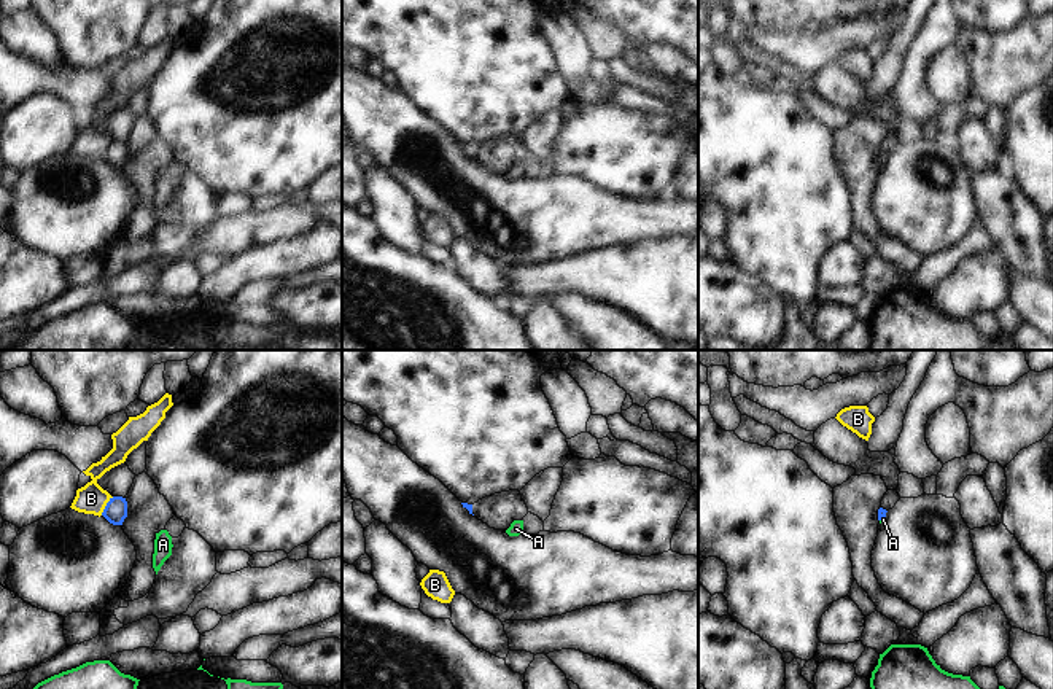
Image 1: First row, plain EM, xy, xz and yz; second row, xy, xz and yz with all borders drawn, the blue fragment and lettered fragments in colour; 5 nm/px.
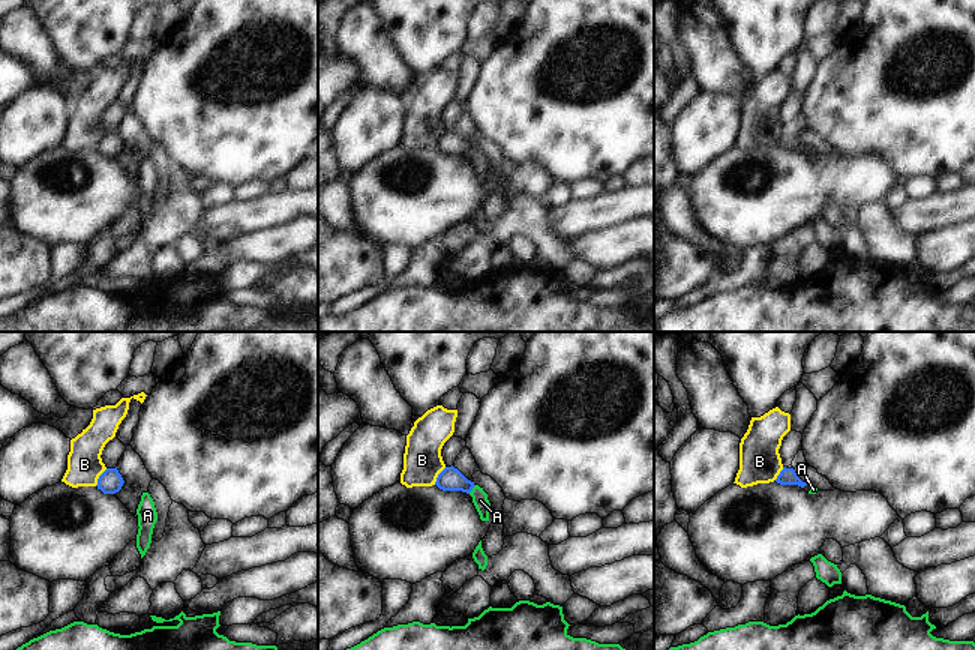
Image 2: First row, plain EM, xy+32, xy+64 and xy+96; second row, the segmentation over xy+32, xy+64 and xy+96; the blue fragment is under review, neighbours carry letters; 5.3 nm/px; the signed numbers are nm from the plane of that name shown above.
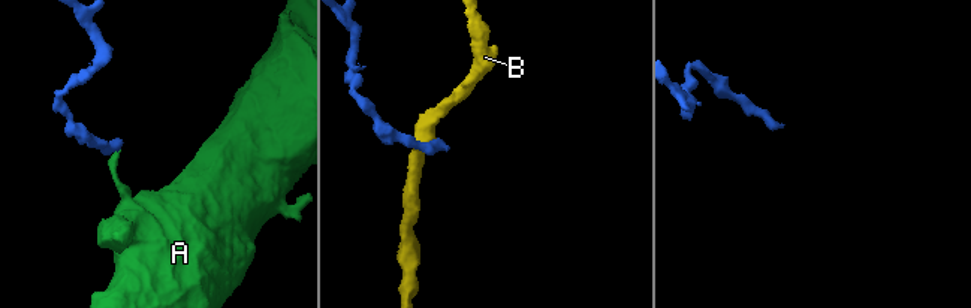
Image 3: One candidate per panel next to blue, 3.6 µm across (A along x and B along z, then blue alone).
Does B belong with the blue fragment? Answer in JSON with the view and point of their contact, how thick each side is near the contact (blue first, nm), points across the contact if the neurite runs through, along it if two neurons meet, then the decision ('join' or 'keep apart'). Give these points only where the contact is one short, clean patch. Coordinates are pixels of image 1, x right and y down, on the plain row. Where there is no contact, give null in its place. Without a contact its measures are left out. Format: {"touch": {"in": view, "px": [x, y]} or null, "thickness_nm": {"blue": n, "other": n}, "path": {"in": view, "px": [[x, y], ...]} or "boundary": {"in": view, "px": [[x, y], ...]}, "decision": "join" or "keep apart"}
{"touch": {"in": "xy", "px": [105, 150]}, "thickness_nm": {"blue": 120, "other": 150}, "boundary": {"in": "xy", "px": [[113, 140], [101, 158]]}, "decision": "keep apart"}

